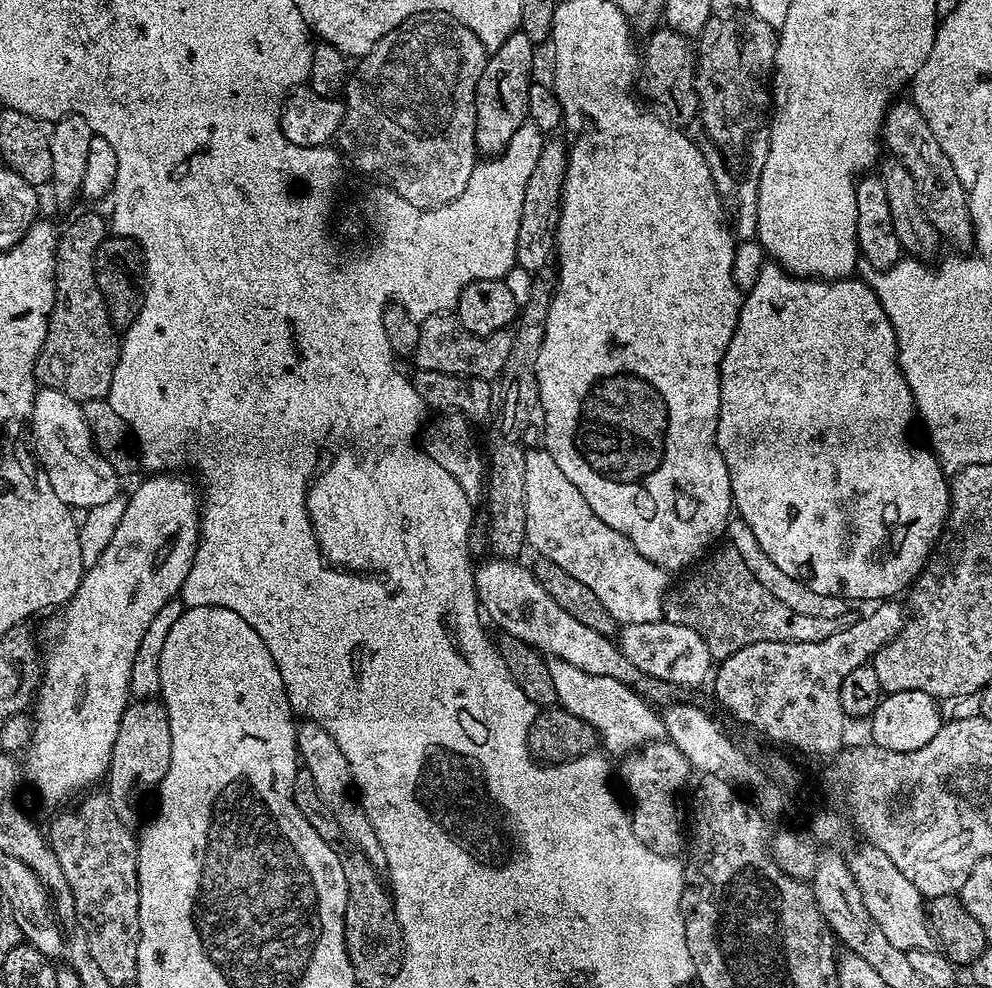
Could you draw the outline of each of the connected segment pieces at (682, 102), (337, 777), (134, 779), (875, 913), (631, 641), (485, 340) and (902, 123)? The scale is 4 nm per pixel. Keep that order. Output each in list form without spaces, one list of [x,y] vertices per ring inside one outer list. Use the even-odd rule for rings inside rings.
[[[667,26],[657,27],[652,34],[648,45],[642,48],[642,67],[638,73],[639,91],[644,91],[669,121],[685,126],[698,116],[695,90],[697,49],[689,37]]]
[[[304,722],[296,730],[296,750],[302,761],[303,771],[304,768],[308,771],[307,779],[312,782],[313,788],[320,788],[324,806],[334,816],[341,837],[345,841],[348,839],[374,869],[387,869],[386,850],[382,850],[382,842],[378,842],[378,834],[374,834],[374,826],[370,826],[370,818],[366,818],[366,810],[360,805],[357,797],[348,794],[348,770],[344,762],[346,754],[342,754],[338,742],[334,742],[334,738],[330,738],[330,734],[322,726]]]
[[[153,698],[151,700],[136,700],[129,703],[128,707],[124,709],[122,714],[122,722],[118,726],[118,736],[114,738],[114,750],[110,754],[110,762],[108,763],[108,771],[106,773],[106,781],[108,780],[108,789],[106,789],[106,795],[109,800],[113,802],[121,802],[127,796],[132,796],[139,790],[140,784],[144,784],[148,780],[148,776],[152,779],[152,782],[159,781],[161,775],[170,770],[170,718],[168,712],[164,709],[163,703],[159,699]]]
[[[869,844],[863,847],[863,850],[849,855],[847,861],[862,891],[863,906],[871,918],[895,949],[903,952],[910,949],[933,949],[935,936],[928,925],[926,902],[921,892],[882,850]]]
[[[663,618],[623,625],[618,632],[618,647],[645,677],[653,676],[664,684],[677,684],[680,688],[692,688],[704,679],[707,681],[714,668],[710,650],[698,633],[690,630],[690,626],[678,626]]]
[[[452,314],[431,316],[419,321],[420,337],[414,353],[417,369],[438,370],[442,374],[473,376],[479,380],[495,381],[503,373],[506,358],[510,358],[512,332],[507,328],[489,336],[475,336],[461,326]]]
[[[900,98],[889,104],[884,116],[882,144],[902,166],[906,166],[912,177],[914,186],[918,186],[918,198],[926,218],[940,233],[945,241],[953,244],[953,249],[968,250],[973,247],[972,219],[968,213],[968,196],[964,187],[958,182],[958,174],[954,170],[952,160],[946,158],[946,150],[938,146],[938,138],[934,138],[934,130],[922,118],[918,106],[911,99]]]

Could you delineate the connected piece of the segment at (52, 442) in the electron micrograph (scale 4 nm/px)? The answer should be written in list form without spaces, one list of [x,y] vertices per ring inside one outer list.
[[[41,387],[34,398],[30,436],[31,432],[32,440],[30,439],[30,444],[34,449],[35,459],[38,461],[44,476],[50,482],[54,494],[58,494],[58,498],[62,498],[62,502],[69,508],[89,509],[94,506],[102,506],[102,502],[110,502],[121,495],[121,477],[116,475],[115,470],[110,466],[110,462],[106,462],[106,458],[102,458],[102,454],[96,449],[90,430],[86,426],[81,401],[70,398],[53,388]]]

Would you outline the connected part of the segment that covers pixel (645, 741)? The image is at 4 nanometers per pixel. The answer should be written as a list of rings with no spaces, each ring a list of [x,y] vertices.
[[[555,658],[549,659],[547,663],[551,682],[554,682],[556,704],[589,723],[595,730],[602,748],[604,744],[603,751],[609,757],[630,756],[653,742],[665,739],[666,733],[661,713],[659,711],[656,713],[636,693],[637,689],[633,685],[623,684],[614,678],[606,678],[598,674],[586,674],[586,670],[578,670],[578,666],[570,666],[568,662]]]

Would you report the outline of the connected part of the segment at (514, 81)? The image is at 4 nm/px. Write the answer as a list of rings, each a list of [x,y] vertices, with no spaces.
[[[517,30],[506,38],[506,42],[491,49],[482,78],[476,87],[476,150],[481,157],[491,158],[506,150],[510,138],[528,120],[528,86],[533,83],[532,39]]]

